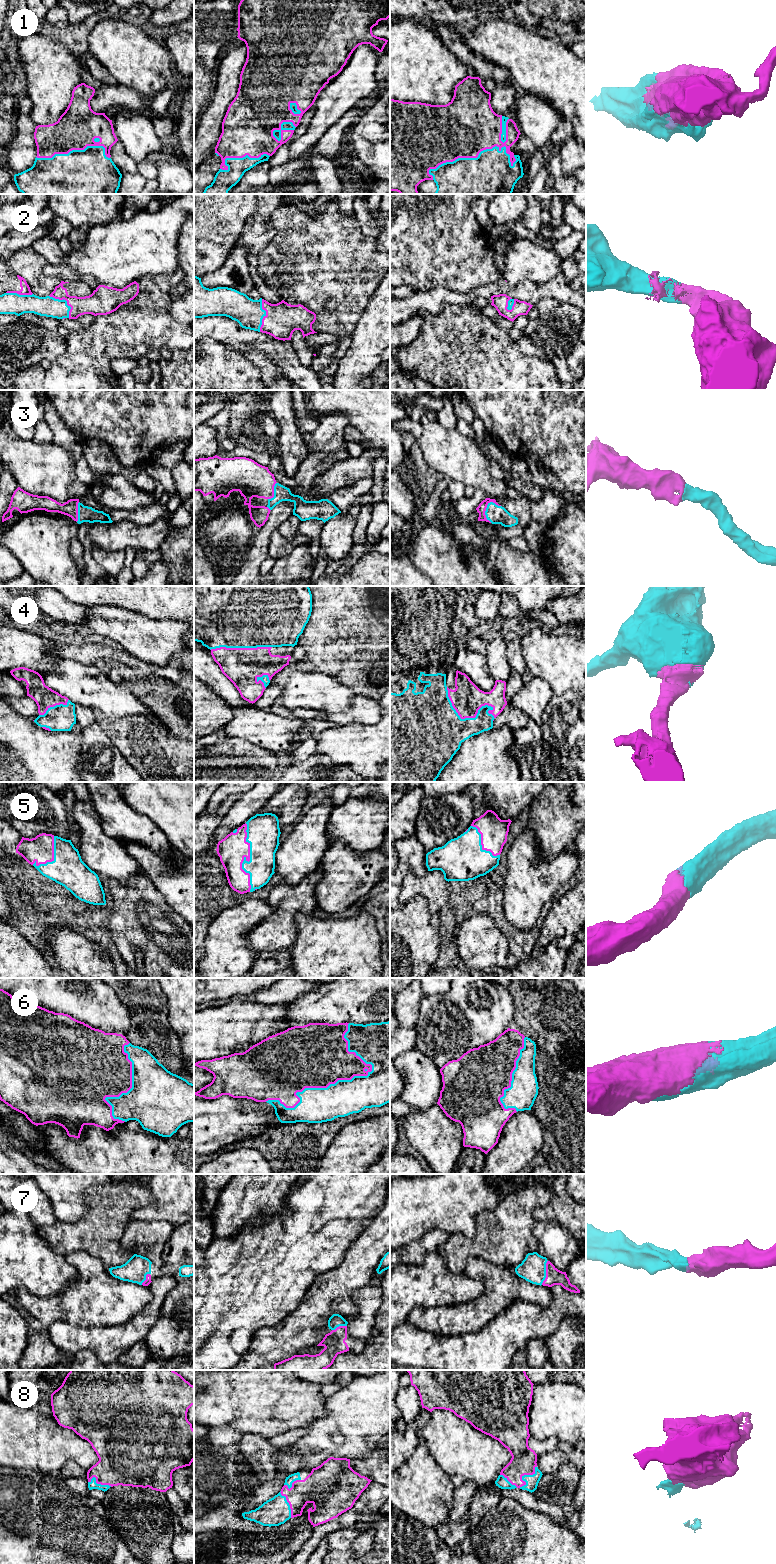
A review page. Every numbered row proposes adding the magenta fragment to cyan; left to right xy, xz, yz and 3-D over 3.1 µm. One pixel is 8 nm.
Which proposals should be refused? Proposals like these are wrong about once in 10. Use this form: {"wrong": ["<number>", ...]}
{"wrong": []}

